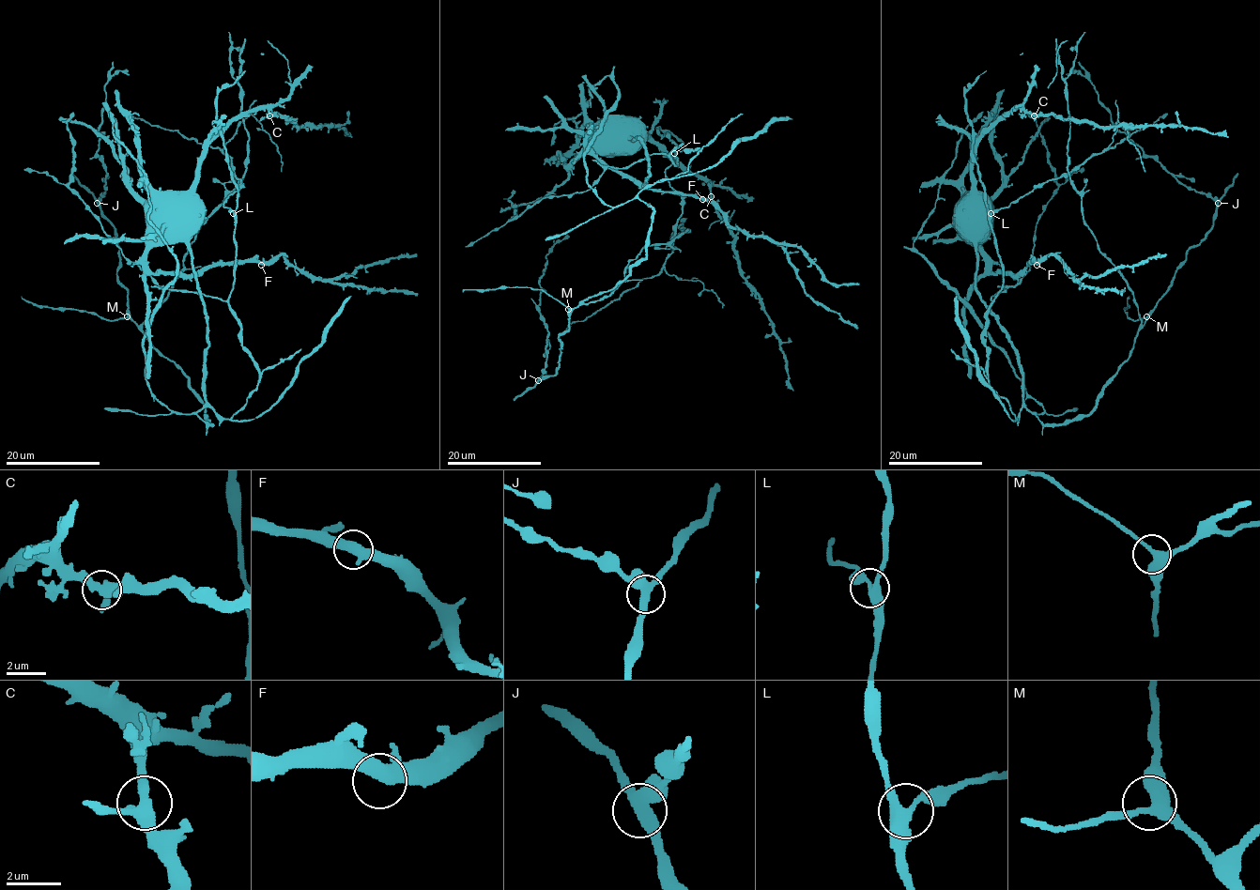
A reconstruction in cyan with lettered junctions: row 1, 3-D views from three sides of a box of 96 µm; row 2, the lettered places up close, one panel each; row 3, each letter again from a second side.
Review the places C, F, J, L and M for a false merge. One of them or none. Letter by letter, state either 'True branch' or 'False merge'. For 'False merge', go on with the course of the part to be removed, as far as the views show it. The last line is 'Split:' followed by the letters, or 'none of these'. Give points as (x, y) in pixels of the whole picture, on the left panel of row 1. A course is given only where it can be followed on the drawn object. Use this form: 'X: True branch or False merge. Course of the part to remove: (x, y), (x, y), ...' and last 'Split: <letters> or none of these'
C: True branch
F: True branch
J: True branch
L: True branch
M: True branch
Split: none of these

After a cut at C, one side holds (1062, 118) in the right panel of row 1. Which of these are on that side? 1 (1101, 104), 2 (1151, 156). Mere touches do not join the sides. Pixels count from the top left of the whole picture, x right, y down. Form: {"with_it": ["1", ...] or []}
{"with_it": []}

